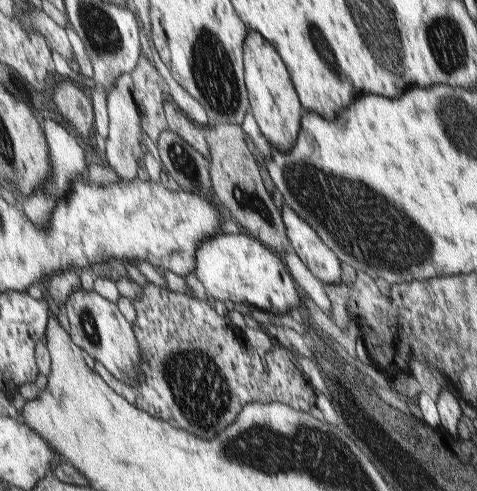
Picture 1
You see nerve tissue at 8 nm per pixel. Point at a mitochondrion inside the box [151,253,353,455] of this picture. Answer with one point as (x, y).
(204, 386)

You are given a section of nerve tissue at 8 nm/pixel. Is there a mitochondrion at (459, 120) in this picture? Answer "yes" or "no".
yes

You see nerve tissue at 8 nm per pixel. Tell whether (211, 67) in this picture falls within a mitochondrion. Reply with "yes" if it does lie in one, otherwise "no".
yes

